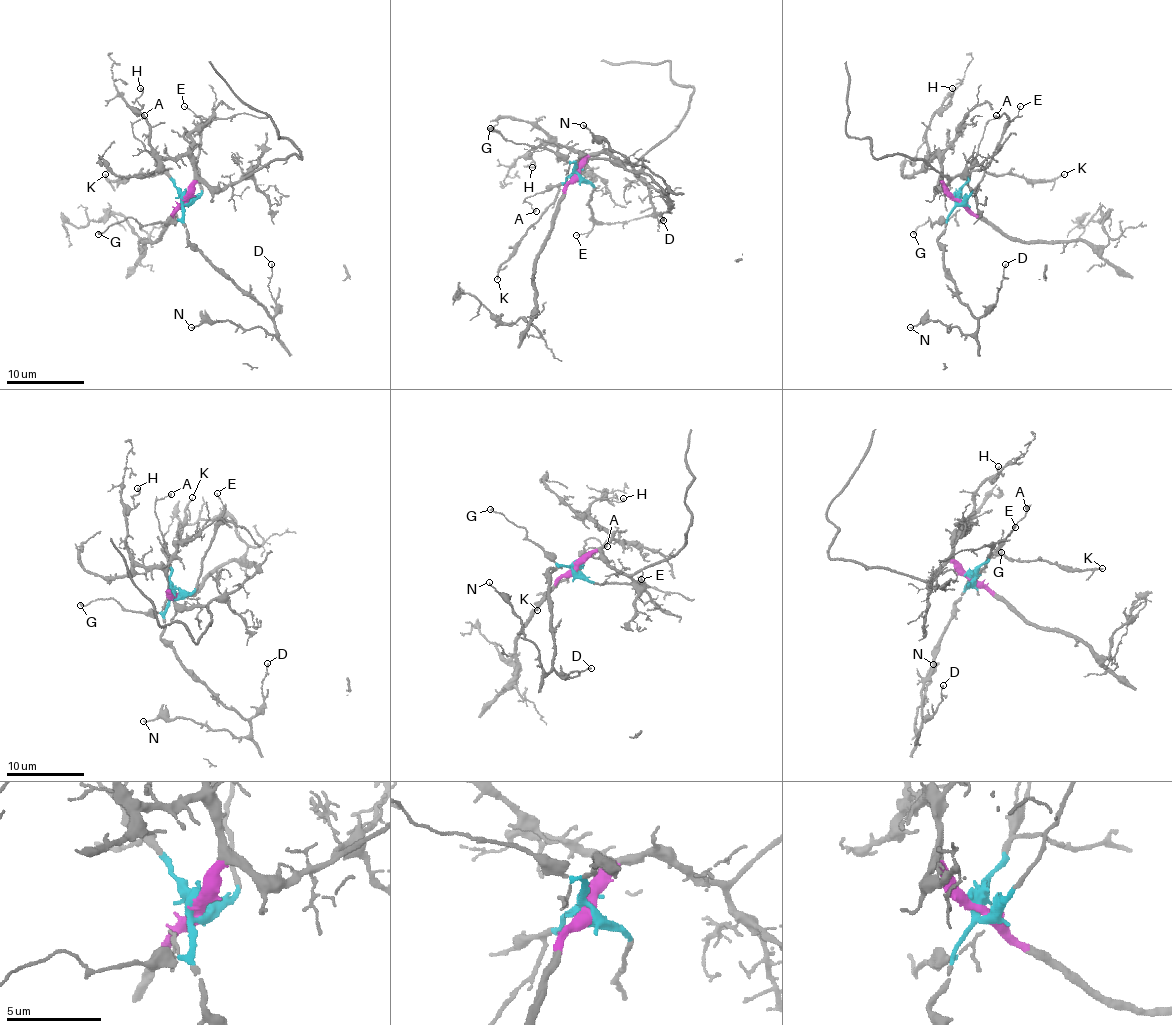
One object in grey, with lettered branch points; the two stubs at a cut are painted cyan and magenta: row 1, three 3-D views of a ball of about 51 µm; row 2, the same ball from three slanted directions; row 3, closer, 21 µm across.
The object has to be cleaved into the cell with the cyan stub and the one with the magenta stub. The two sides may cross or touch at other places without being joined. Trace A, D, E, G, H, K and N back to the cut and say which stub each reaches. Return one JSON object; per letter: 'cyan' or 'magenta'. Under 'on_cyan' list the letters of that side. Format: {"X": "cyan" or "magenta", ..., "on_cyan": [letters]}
{"A": "cyan", "D": "cyan", "E": "cyan", "G": "cyan", "H": "magenta", "K": "cyan", "N": "cyan", "on_cyan": ["A", "D", "E", "G", "K", "N"]}

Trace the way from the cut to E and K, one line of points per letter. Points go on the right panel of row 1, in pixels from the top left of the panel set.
E: (958, 199), (962, 193), (968, 195), (974, 189), (989, 163), (1003, 130), (1020, 107)
K: (958, 199), (958, 191), (972, 171), (993, 175), (1015, 173), (1028, 179), (1050, 179), (1063, 173)

